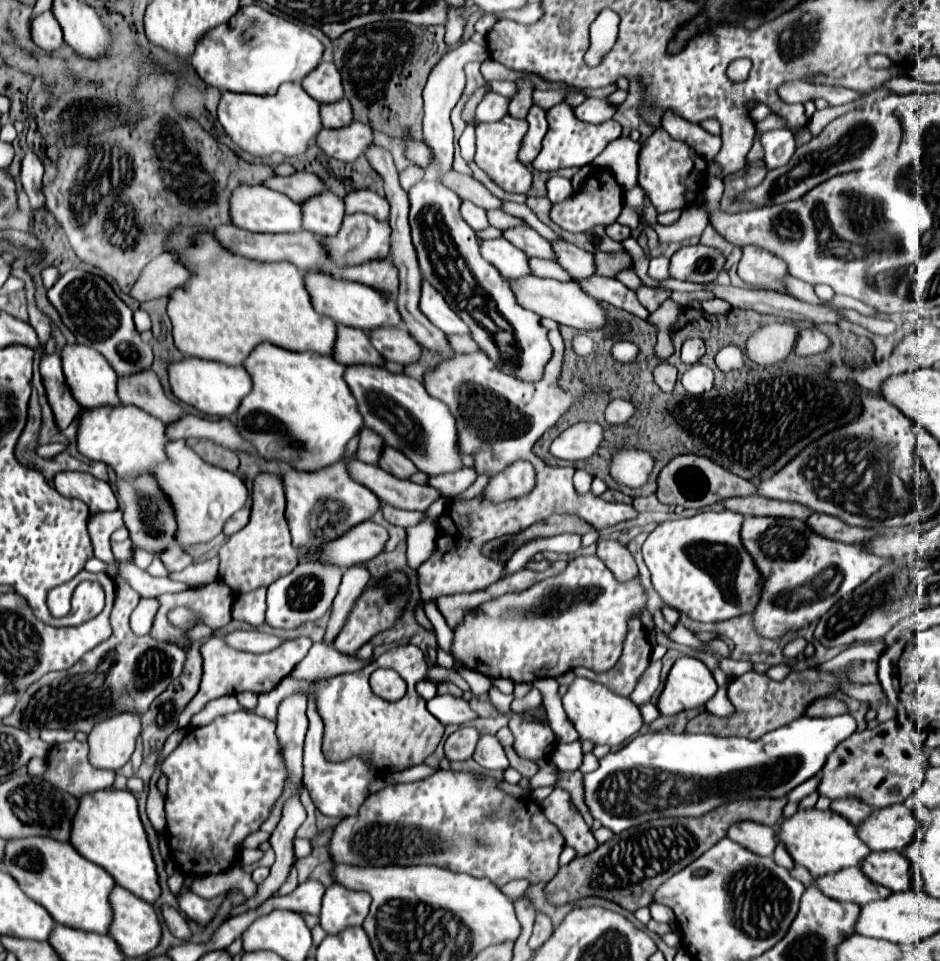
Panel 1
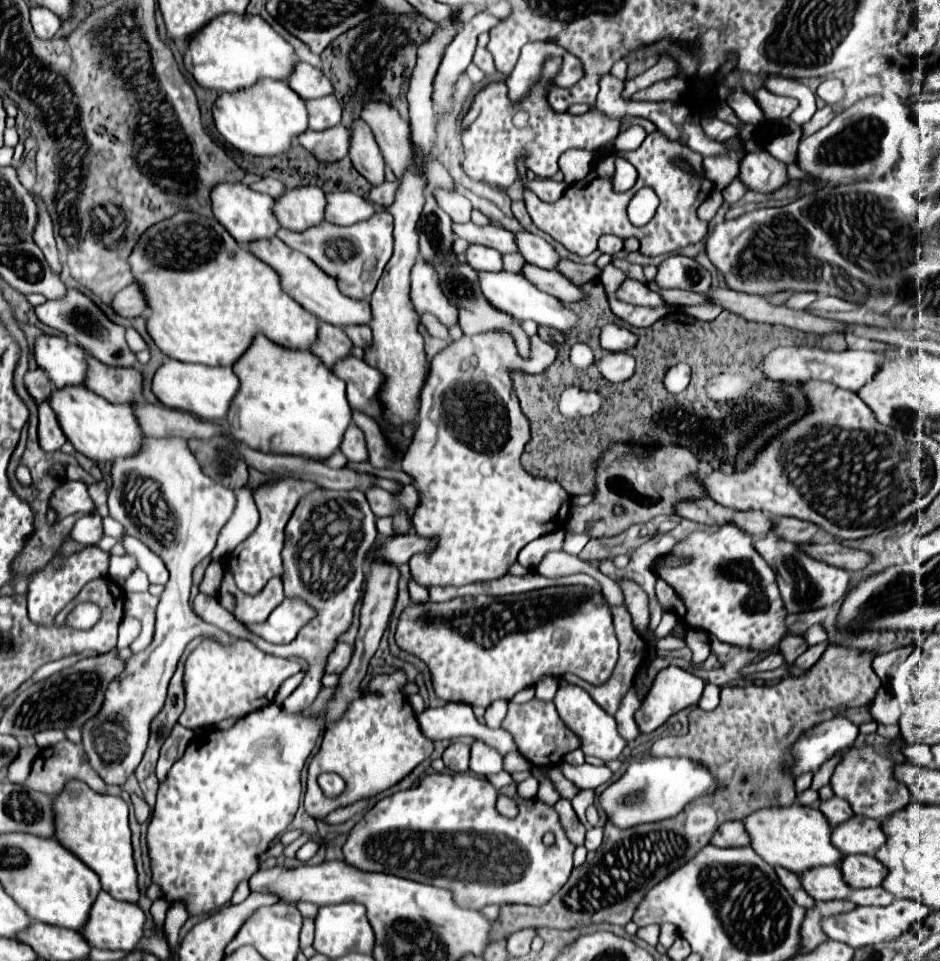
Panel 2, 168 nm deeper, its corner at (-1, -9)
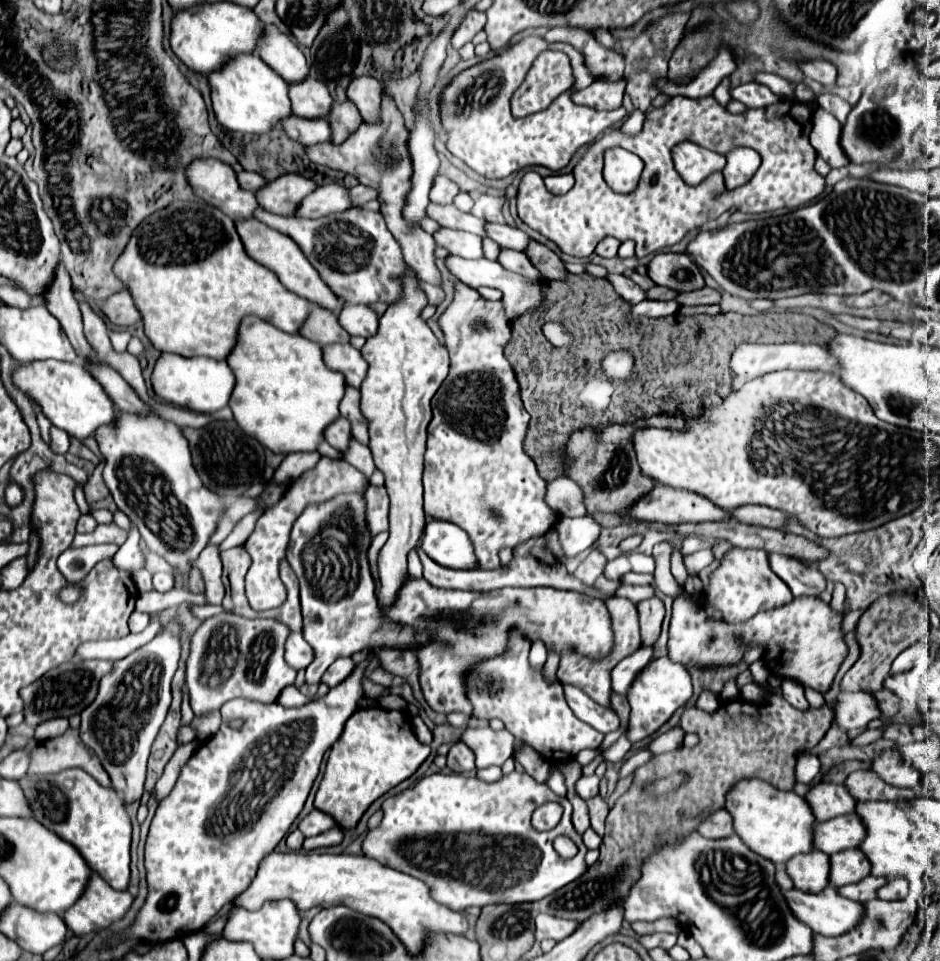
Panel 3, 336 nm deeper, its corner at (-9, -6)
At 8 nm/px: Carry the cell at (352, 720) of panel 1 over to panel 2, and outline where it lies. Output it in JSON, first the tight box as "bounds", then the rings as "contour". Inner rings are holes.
{"bounds":[305,669,433,819],"contour":[[[401,669],[391,675],[371,677],[367,687],[361,691],[361,695],[353,699],[345,709],[345,713],[327,727],[323,745],[315,755],[315,763],[311,763],[307,775],[305,809],[311,817],[319,819],[329,815],[341,805],[377,795],[399,783],[419,763],[431,757],[433,741],[423,733],[421,725],[417,723],[415,711],[403,693],[405,685],[407,685],[407,675]],[[325,771],[339,773],[345,779],[347,789],[345,789],[345,799],[341,799],[341,803],[329,803],[319,793],[317,777]]]}

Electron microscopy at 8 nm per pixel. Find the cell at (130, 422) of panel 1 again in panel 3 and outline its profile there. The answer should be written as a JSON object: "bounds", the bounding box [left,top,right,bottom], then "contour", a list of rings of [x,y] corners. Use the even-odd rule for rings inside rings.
{"bounds":[13,360,117,440],"contour":[[[35,360],[29,364],[17,364],[13,370],[13,384],[51,420],[53,426],[79,440],[93,436],[95,428],[111,424],[117,414],[109,396],[79,362]]]}

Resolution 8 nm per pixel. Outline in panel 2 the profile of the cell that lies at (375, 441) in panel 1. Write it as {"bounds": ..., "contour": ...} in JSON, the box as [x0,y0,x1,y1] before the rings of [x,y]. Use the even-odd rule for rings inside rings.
{"bounds":[341,423,369,463],"contour":[[[351,423],[349,431],[345,431],[345,439],[341,445],[341,451],[347,455],[349,461],[353,463],[361,463],[361,461],[369,461],[369,451],[367,451],[367,443],[365,443],[365,435],[363,431]]]}

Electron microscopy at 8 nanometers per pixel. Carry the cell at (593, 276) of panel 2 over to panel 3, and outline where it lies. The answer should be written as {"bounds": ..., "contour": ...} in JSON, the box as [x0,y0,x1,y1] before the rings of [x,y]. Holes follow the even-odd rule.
{"bounds":[525,240,567,280],"contour":[[[531,240],[527,244],[525,254],[527,254],[529,262],[541,272],[541,276],[545,280],[561,280],[561,276],[567,272],[563,268],[561,258],[555,252],[551,252],[547,246],[543,246],[543,244],[535,242],[535,240]]]}

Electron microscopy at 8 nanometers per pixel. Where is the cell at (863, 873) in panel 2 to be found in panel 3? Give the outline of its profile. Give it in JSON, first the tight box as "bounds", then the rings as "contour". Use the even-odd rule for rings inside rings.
{"bounds":[829,848,871,888],"contour":[[[849,848],[829,856],[829,884],[839,888],[851,882],[859,882],[871,874],[871,864],[859,848]]]}

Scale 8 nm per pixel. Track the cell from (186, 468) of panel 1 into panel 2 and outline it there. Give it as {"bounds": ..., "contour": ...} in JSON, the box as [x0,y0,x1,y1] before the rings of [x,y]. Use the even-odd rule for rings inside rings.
{"bounds":[83,437,235,785],"contour":[[[145,437],[145,447],[141,451],[141,455],[137,455],[133,459],[117,459],[117,463],[113,463],[113,467],[111,467],[111,477],[113,477],[113,485],[111,485],[111,493],[109,493],[109,515],[125,527],[127,535],[137,537],[151,551],[161,555],[161,559],[165,561],[165,565],[169,567],[169,573],[171,573],[167,587],[161,595],[159,607],[157,607],[157,625],[155,625],[155,637],[153,637],[151,647],[147,647],[143,653],[137,653],[131,659],[127,659],[125,675],[121,675],[121,679],[115,679],[109,685],[109,691],[105,693],[105,707],[103,707],[101,715],[97,715],[97,719],[89,721],[83,727],[83,749],[89,757],[89,765],[99,773],[99,777],[107,785],[123,785],[127,781],[127,777],[137,769],[137,765],[145,753],[147,739],[149,739],[149,723],[161,711],[161,707],[165,703],[169,679],[173,677],[177,661],[183,655],[187,643],[197,637],[211,639],[225,647],[231,647],[235,643],[231,635],[227,635],[223,629],[213,627],[211,623],[199,619],[187,605],[189,589],[191,589],[191,571],[201,559],[205,559],[213,551],[219,529],[225,525],[225,521],[231,517],[231,513],[235,509],[235,493],[229,487],[225,487],[223,483],[209,479],[199,469],[197,459],[193,457],[187,441],[183,441],[183,439],[149,439],[149,437]]]}

